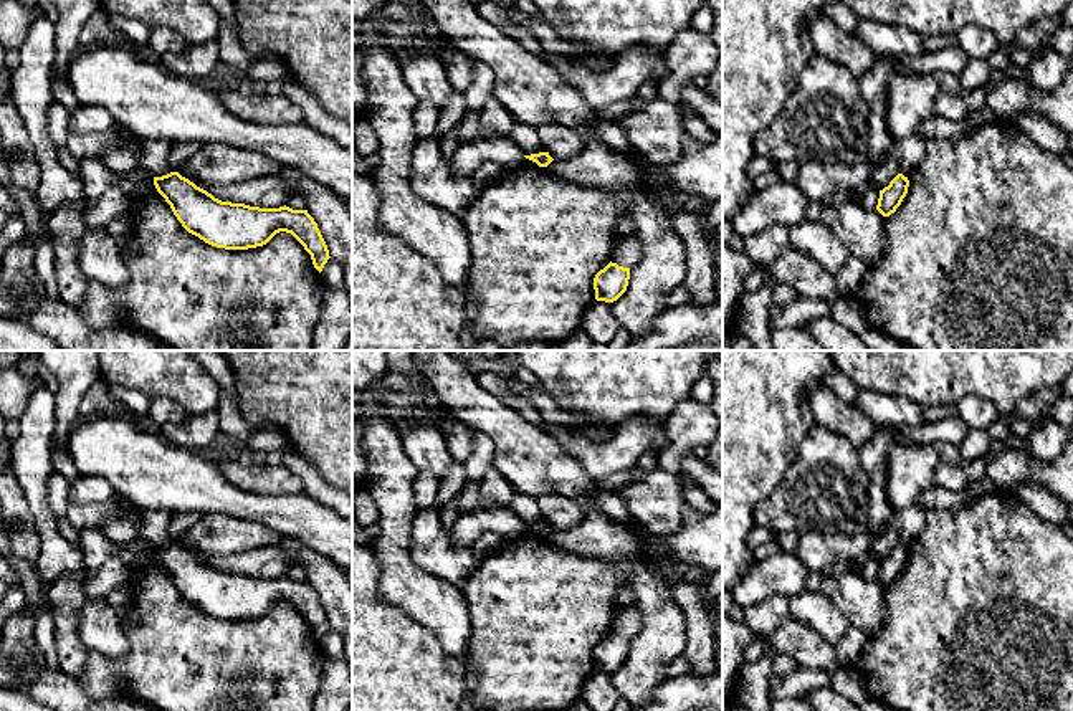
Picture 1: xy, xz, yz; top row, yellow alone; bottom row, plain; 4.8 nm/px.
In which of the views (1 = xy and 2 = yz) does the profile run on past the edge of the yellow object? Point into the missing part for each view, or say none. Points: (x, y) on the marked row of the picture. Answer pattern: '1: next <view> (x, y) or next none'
1: next none
2: next none

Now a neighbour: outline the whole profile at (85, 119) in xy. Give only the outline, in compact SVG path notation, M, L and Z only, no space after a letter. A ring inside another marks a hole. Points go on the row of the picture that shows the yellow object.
M78 106L68 117L68 129L76 134L106 132L112 126L112 116L101 106Z

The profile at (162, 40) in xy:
M159 26L150 33L149 46L159 55L182 53L187 48L185 41L175 30Z

